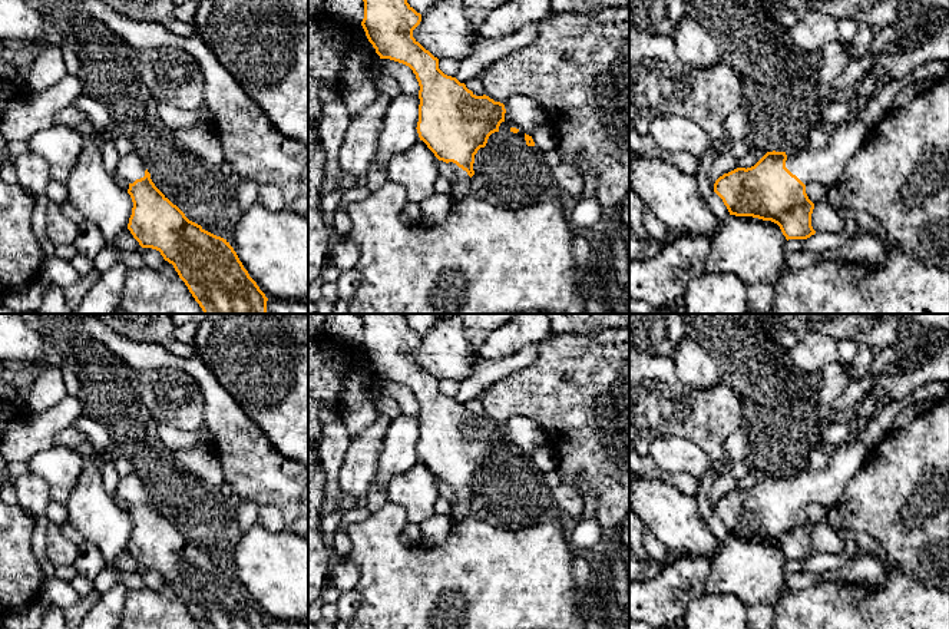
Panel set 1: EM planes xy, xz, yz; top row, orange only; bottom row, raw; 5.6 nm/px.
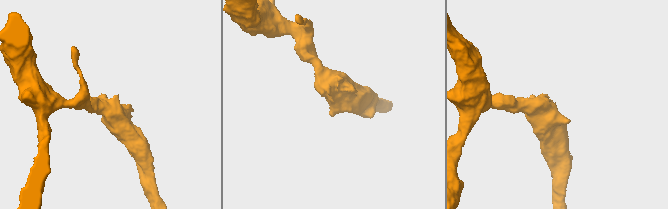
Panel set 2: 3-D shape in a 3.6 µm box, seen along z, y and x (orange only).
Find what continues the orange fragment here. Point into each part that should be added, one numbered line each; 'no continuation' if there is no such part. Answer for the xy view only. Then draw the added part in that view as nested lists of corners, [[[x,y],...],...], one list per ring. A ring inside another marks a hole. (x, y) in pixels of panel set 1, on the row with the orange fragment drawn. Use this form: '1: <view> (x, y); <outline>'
1: xy (131, 166); [[[139,148],[119,158],[116,176],[123,178],[128,183],[133,183],[145,176],[148,162],[146,153]]]

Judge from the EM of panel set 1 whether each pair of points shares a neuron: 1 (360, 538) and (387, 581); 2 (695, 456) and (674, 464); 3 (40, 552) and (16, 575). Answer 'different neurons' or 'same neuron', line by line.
1: same neuron
2: same neuron
3: different neurons

